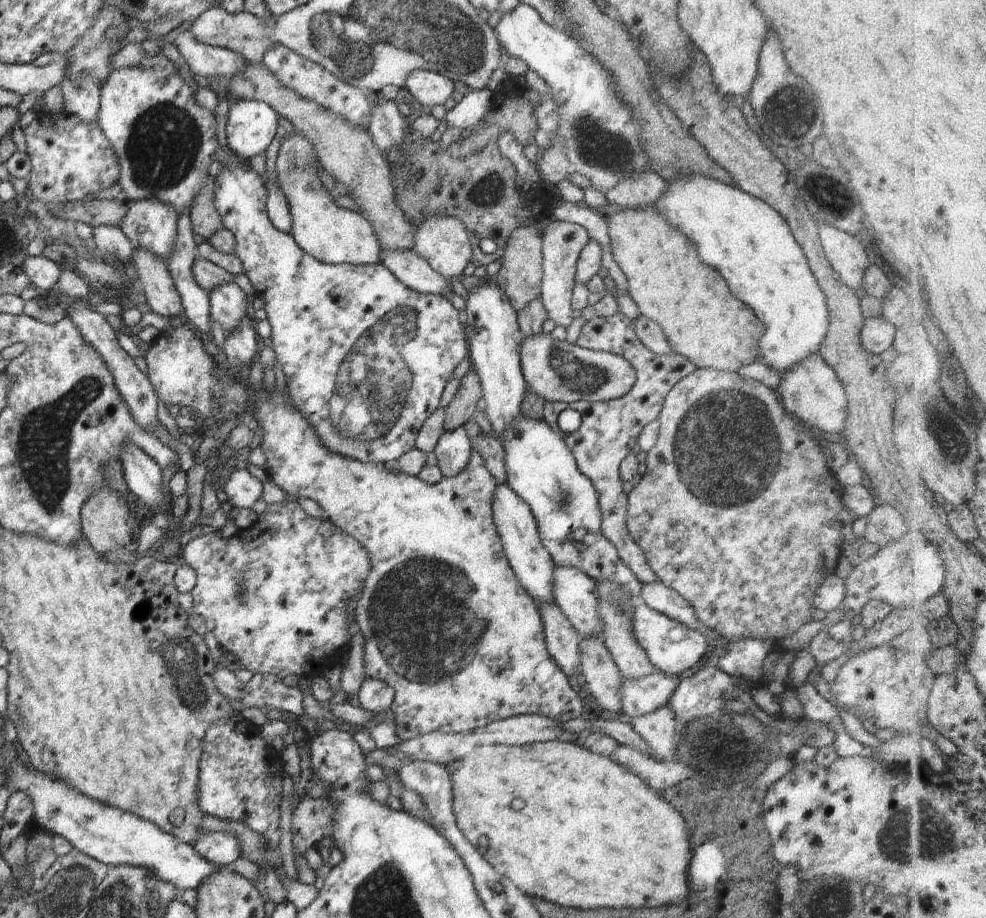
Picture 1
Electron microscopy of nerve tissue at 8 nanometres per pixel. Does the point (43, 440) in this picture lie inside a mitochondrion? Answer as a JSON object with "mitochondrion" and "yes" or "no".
{"mitochondrion":"yes"}

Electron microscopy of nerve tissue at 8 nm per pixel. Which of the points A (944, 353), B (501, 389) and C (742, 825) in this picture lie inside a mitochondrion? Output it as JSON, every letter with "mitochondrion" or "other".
{"A":"other","B":"other","C":"other"}

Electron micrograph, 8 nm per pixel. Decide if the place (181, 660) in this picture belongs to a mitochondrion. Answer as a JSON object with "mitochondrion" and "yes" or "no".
{"mitochondrion":"yes"}

